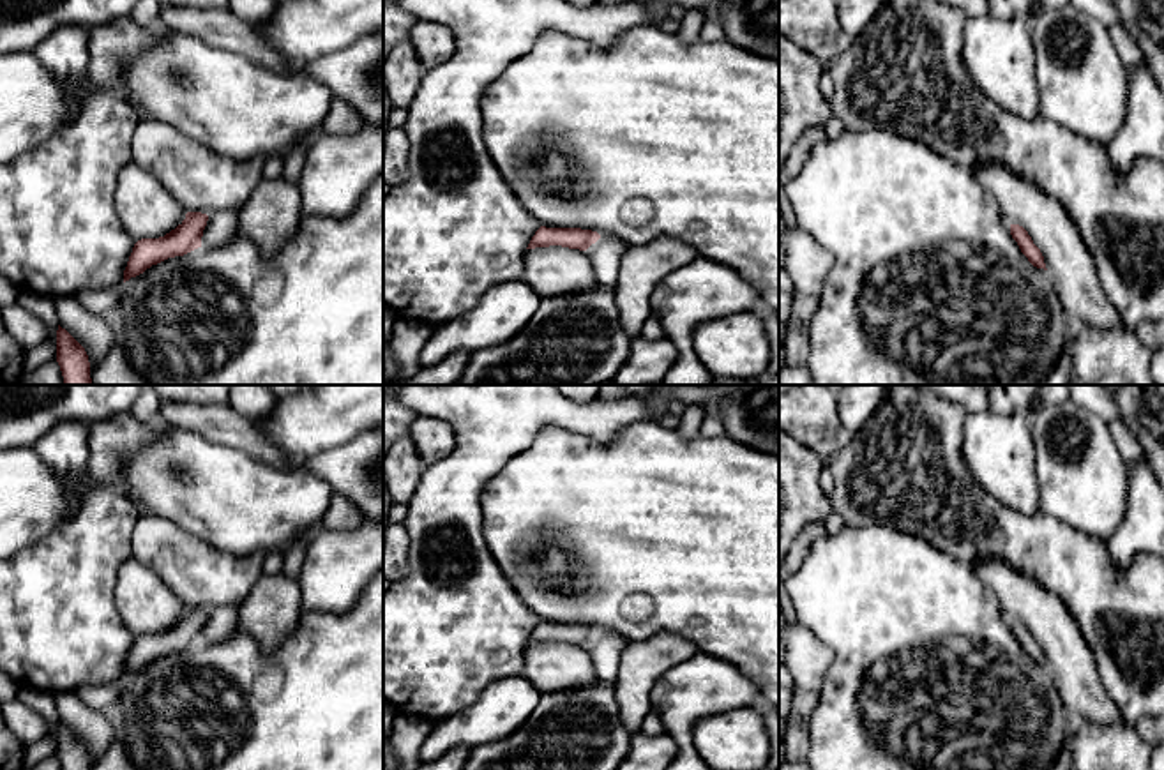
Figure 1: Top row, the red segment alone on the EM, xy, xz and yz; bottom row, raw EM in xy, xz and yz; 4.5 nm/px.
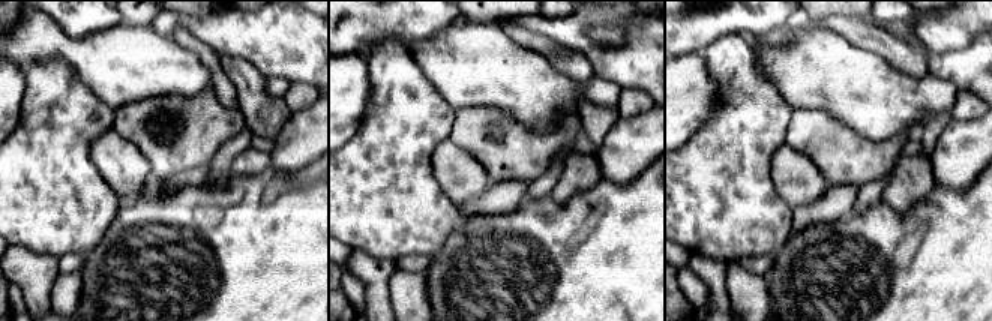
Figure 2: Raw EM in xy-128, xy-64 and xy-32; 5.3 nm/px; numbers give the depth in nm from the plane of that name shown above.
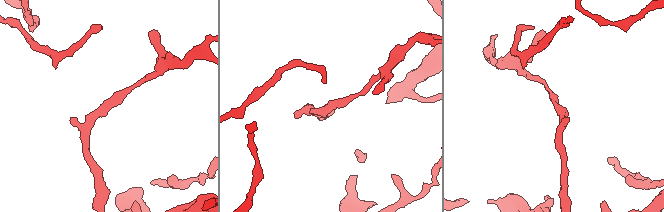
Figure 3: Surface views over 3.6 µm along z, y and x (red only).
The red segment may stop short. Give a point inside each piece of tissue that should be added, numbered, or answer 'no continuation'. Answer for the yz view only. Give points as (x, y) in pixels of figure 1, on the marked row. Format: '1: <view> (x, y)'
no continuation

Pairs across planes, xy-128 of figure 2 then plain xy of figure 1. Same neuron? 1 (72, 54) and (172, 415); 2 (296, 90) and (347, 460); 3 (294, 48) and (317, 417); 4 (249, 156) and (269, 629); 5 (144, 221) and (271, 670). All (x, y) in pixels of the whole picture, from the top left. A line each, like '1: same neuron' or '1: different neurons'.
1: different neurons
2: different neurons
3: different neurons
4: same neuron
5: same neuron

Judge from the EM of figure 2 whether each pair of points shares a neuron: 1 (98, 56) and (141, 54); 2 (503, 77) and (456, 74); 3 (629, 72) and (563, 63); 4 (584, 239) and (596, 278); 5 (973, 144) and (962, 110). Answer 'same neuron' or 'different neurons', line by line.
1: same neuron
2: same neuron
3: different neurons
4: same neuron
5: different neurons

